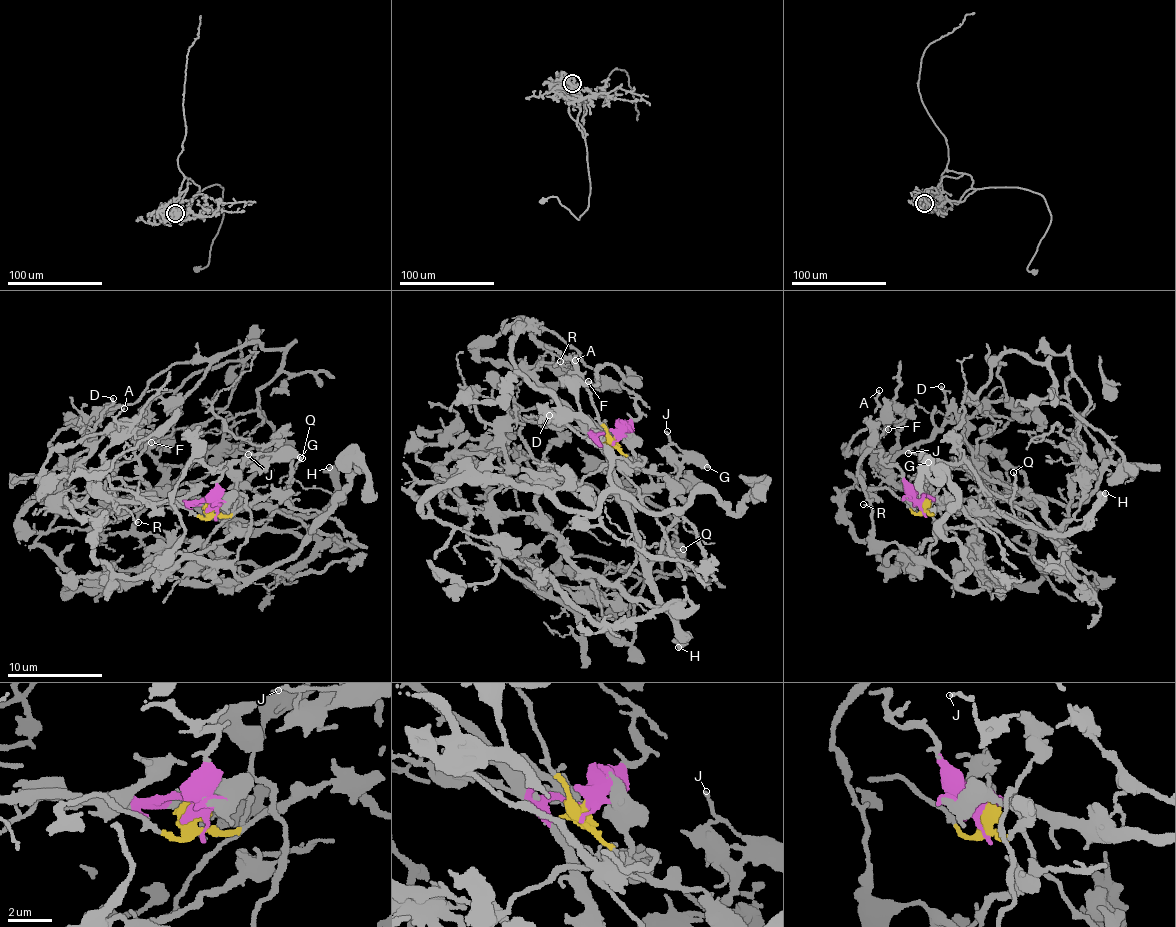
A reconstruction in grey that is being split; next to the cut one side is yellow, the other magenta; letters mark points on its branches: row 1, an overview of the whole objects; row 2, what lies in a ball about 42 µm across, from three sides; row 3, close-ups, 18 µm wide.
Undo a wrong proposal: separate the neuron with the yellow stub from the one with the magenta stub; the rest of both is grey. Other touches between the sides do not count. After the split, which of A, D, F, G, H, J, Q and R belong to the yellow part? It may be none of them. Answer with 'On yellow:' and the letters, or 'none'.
On yellow: none

